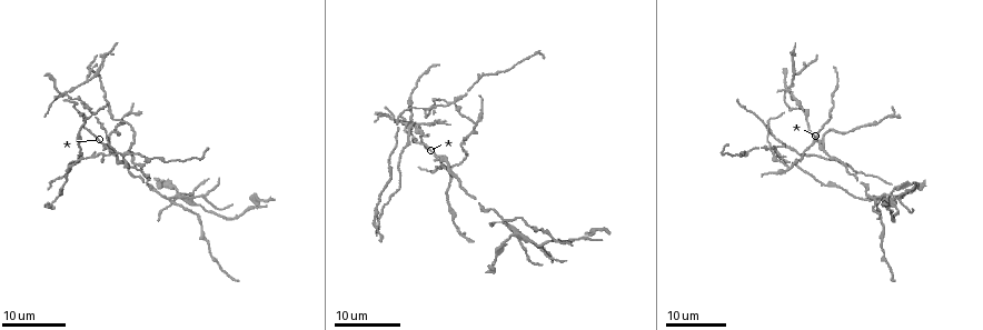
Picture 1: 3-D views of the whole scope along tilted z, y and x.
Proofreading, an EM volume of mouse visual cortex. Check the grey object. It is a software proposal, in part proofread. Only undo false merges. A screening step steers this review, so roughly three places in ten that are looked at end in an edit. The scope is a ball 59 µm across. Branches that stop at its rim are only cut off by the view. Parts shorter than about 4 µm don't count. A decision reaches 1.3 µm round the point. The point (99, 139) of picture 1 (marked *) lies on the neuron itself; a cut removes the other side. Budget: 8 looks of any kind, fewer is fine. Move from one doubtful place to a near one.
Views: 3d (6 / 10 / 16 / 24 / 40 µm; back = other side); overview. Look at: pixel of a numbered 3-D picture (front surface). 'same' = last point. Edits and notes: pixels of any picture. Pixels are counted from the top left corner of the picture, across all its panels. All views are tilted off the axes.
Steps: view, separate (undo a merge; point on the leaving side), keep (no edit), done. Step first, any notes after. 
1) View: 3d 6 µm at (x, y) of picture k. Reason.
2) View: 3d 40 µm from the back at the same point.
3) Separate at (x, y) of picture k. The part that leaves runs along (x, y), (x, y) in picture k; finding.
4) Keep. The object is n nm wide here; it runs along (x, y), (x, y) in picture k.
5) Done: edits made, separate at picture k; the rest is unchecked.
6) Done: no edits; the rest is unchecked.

View: 3d 24 µm at (824, 141) of picture 1. Branch point.

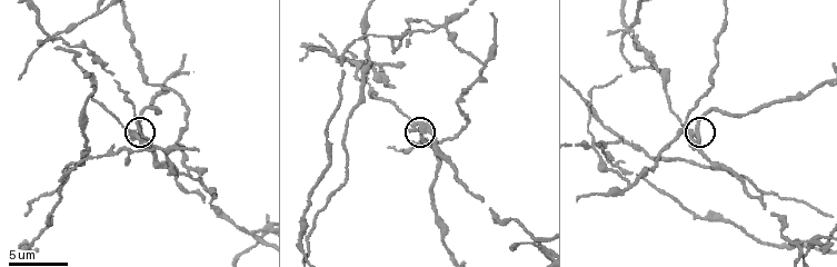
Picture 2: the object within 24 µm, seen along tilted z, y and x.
View: 3d 6 µm at (695, 133) of picture 2.

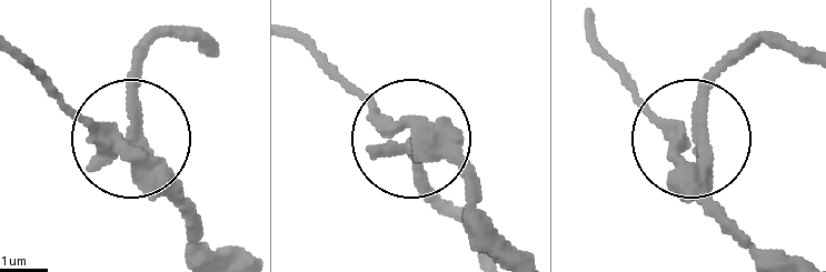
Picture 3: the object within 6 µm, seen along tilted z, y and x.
View: 3d 6 µm from the back at (134, 130) of picture 3.

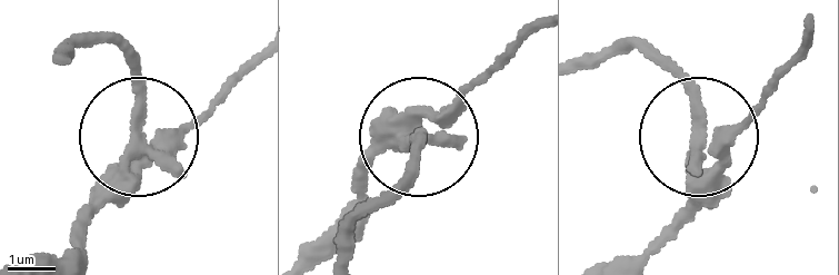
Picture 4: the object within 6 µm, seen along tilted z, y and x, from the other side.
Keep. 3 arms meet here; it runs along (760, 96), (737, 125), (706, 135), (698, 193), (670, 226) in picture 4; all the same neuron.

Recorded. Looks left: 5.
View: 3d 10 µm at (620, 136) of picture 2.

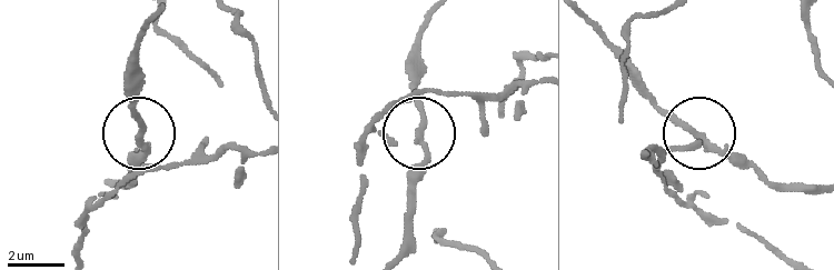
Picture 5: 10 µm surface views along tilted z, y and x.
Keep. All the same neuron.

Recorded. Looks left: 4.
View: 3d 10 µm at (161, 150) of picture 2. Four-way junction.

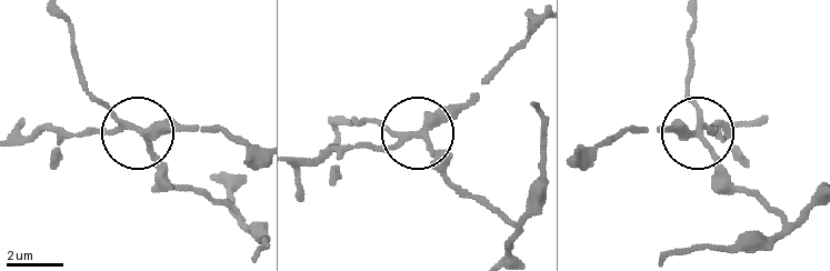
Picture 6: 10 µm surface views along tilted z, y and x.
View: 3d 10 µm from the back at (694, 132) of picture 6.

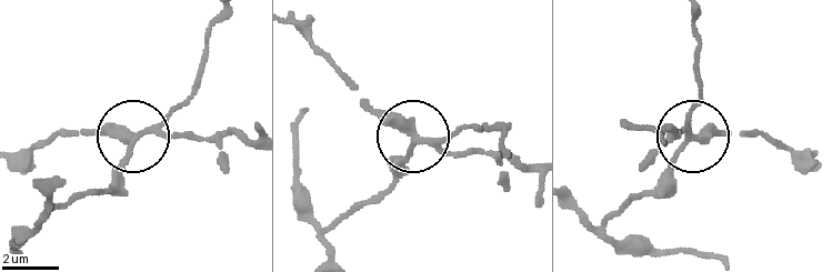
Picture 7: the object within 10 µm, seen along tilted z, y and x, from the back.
Separate at (178, 108) of picture 7. The side arm is 19 µm long; the part that leaves runs along (144, 132), (111, 185), (74, 194), (46, 211), (60, 189) in picture 7; a second neuron is stuck on.

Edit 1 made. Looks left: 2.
Done: edits made, separate at picture 7; the rest is unchecked.

